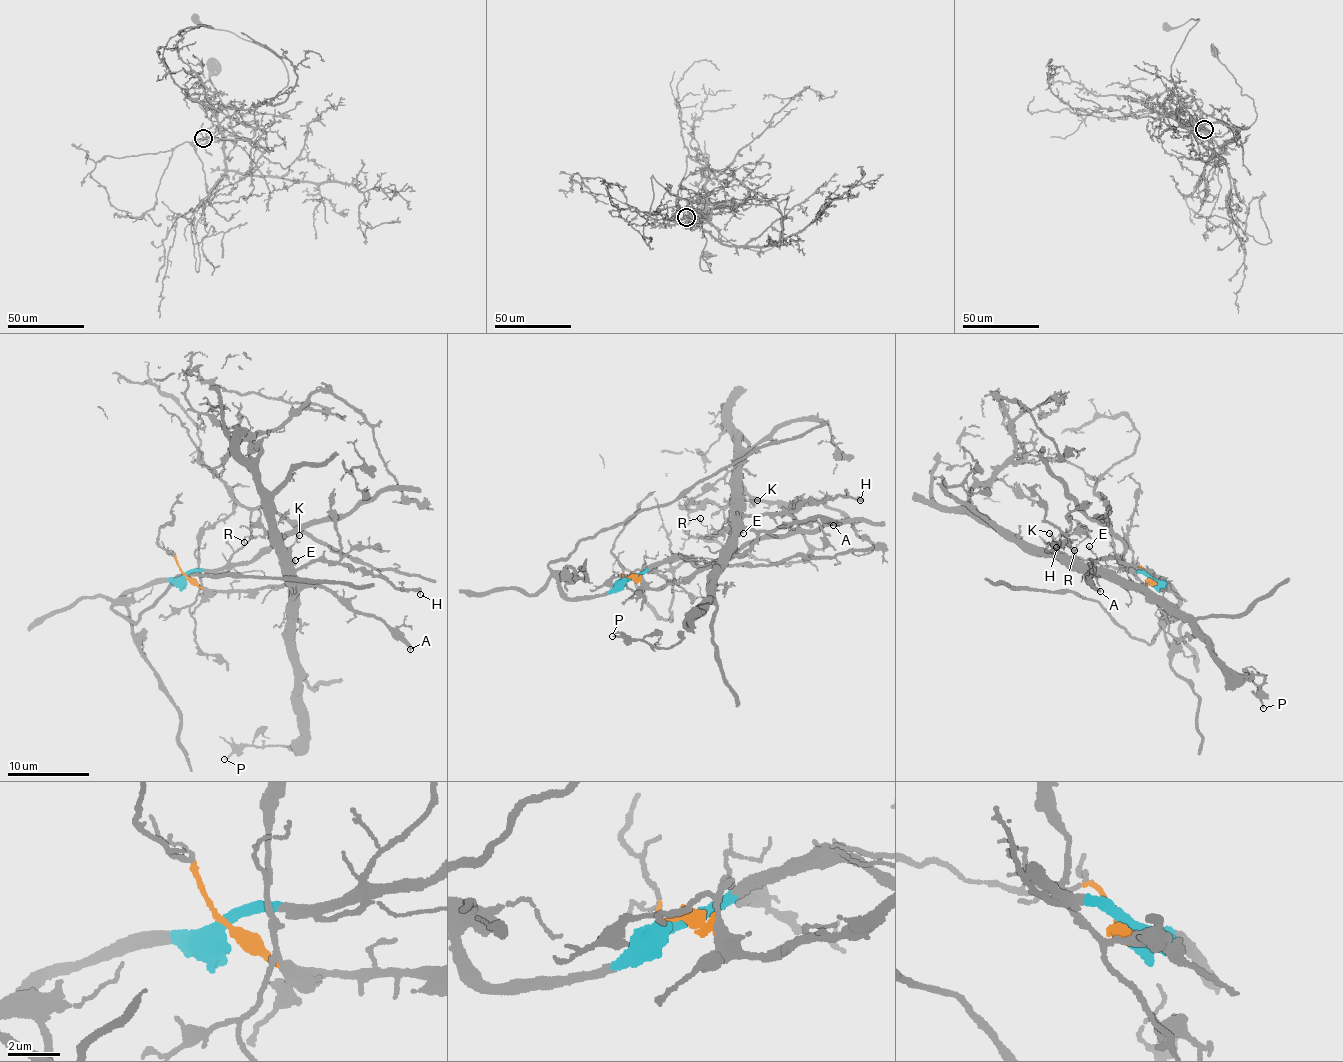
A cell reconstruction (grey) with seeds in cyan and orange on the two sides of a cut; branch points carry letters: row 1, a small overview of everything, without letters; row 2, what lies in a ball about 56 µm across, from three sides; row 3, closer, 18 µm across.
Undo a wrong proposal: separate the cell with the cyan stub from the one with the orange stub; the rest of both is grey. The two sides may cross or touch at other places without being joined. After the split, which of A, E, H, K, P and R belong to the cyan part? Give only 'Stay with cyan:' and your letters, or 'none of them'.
Stay with cyan: none of them

